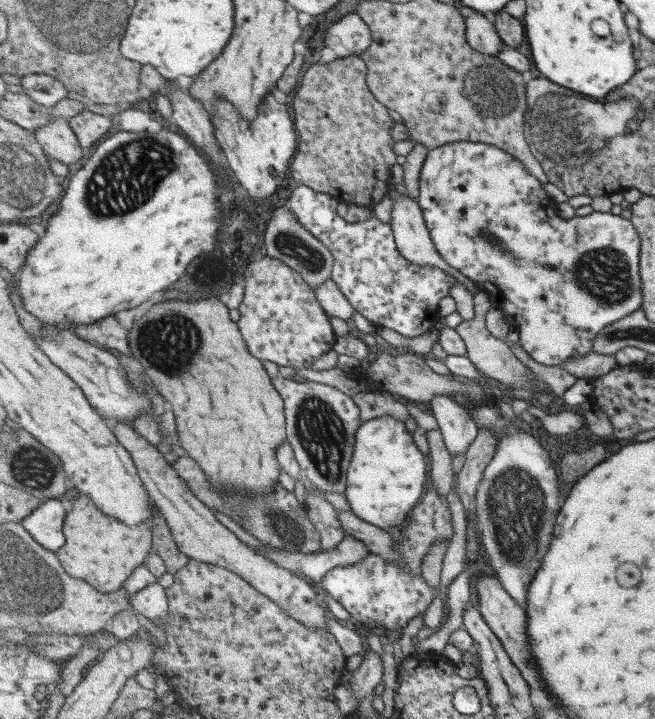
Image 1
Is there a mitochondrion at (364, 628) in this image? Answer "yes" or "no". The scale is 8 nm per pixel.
no

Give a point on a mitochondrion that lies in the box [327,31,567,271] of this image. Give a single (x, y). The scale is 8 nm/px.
(471, 79)

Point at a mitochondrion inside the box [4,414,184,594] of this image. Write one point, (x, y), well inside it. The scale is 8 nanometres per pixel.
(34, 467)

